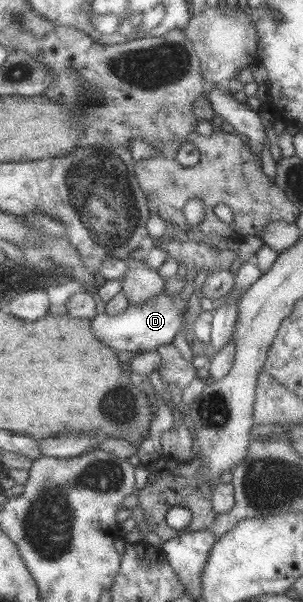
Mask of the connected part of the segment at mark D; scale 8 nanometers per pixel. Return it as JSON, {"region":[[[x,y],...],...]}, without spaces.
{"region":[[[162,290],[143,304],[139,306],[129,305],[118,314],[101,313],[94,315],[90,319],[90,329],[94,331],[94,335],[98,336],[98,340],[102,340],[100,343],[104,343],[106,347],[116,351],[155,350],[158,344],[172,342],[174,334],[182,328],[187,307],[187,301],[180,298],[178,293],[170,298],[170,296],[167,296],[166,291]]]}

